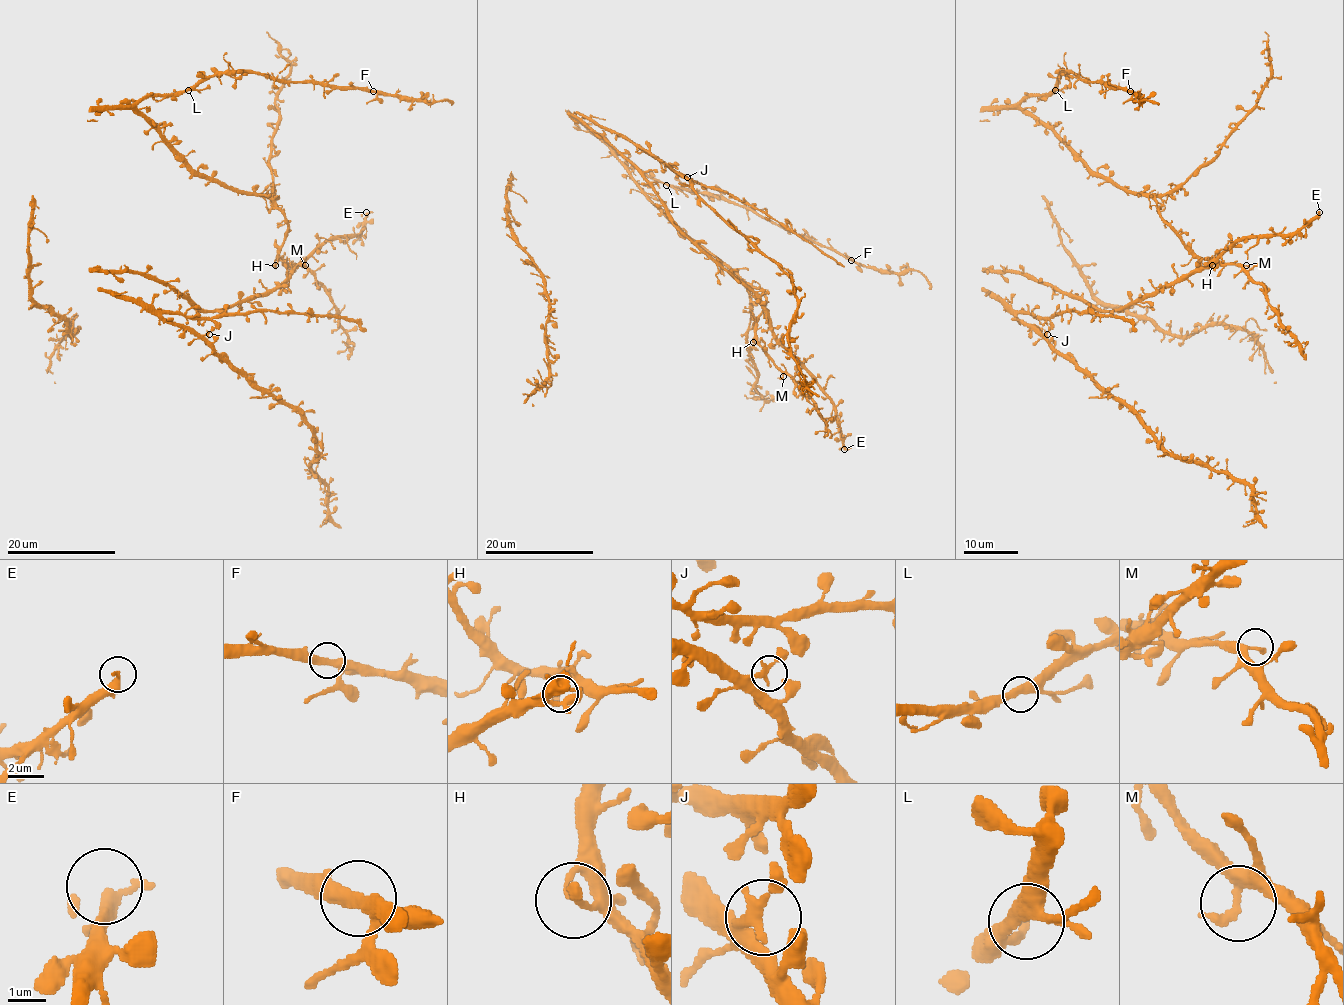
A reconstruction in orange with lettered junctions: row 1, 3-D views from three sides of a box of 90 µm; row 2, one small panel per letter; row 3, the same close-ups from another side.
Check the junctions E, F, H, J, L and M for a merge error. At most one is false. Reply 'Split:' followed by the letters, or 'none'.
Split: none

